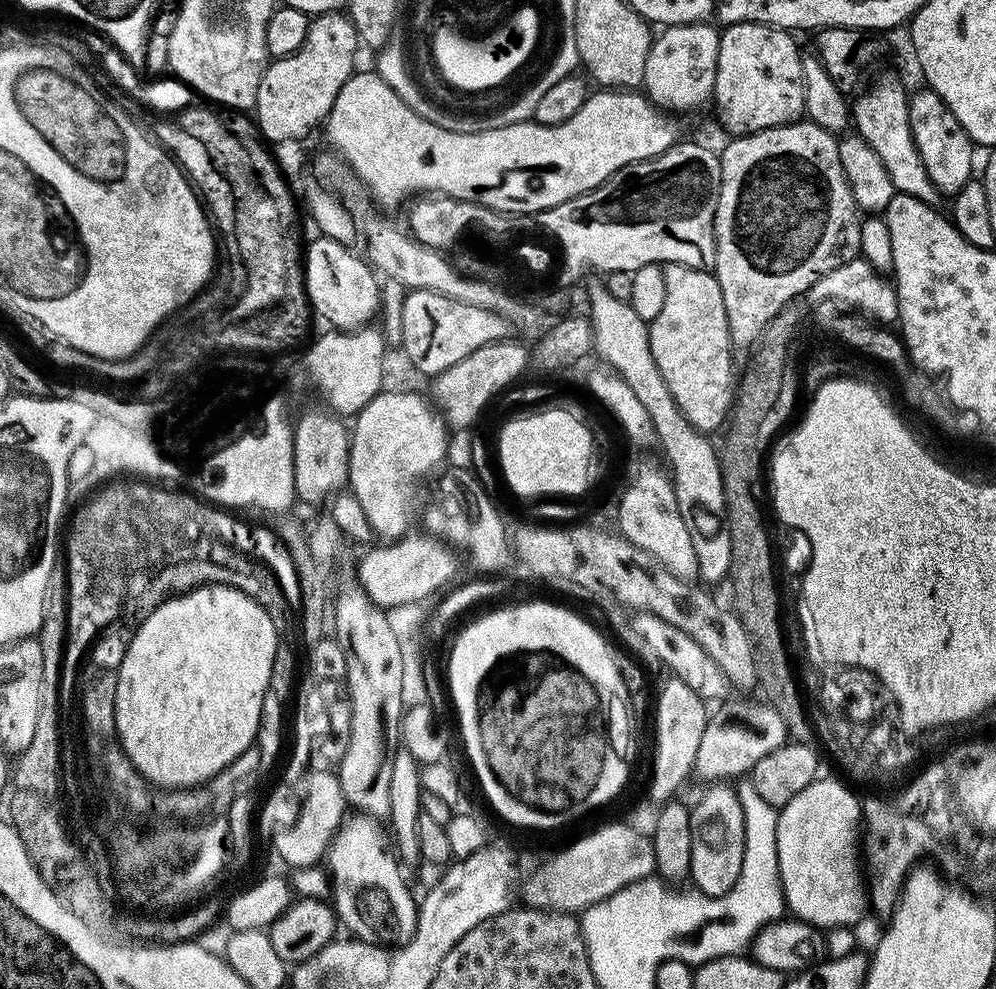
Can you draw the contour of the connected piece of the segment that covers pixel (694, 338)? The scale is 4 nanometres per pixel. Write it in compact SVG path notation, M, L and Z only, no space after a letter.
M692 270L687 273L688 280L666 279L665 301L660 313L648 329L648 340L652 343L652 354L656 359L658 370L662 370L662 378L666 378L666 386L670 386L670 394L674 394L674 402L682 410L693 428L705 434L713 434L725 427L734 407L734 383L732 384L732 352L733 342L728 336L726 310L722 302L722 290L718 286L715 275L708 270Z

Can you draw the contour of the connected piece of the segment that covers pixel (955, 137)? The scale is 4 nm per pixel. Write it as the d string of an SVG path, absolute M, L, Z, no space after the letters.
M923 90L908 101L908 114L912 127L912 140L916 144L916 150L920 154L920 161L926 170L932 185L937 192L951 198L956 195L966 182L973 179L972 151L974 145L964 132L964 128L954 118L954 114L946 105L944 99L935 90Z

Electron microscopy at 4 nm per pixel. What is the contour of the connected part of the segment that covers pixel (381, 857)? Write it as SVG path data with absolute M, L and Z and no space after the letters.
M363 814L352 815L343 821L326 851L331 875L330 900L339 923L343 927L345 924L355 939L366 943L408 944L415 934L418 904L415 899L412 901L411 892L404 886L403 874L392 865L397 863L397 853L372 837L380 832L381 825L375 819Z

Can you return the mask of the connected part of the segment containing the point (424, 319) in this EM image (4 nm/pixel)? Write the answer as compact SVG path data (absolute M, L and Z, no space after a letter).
M425 288L411 289L406 295L400 308L400 346L418 371L427 376L440 375L474 350L511 335L511 322L485 308Z

